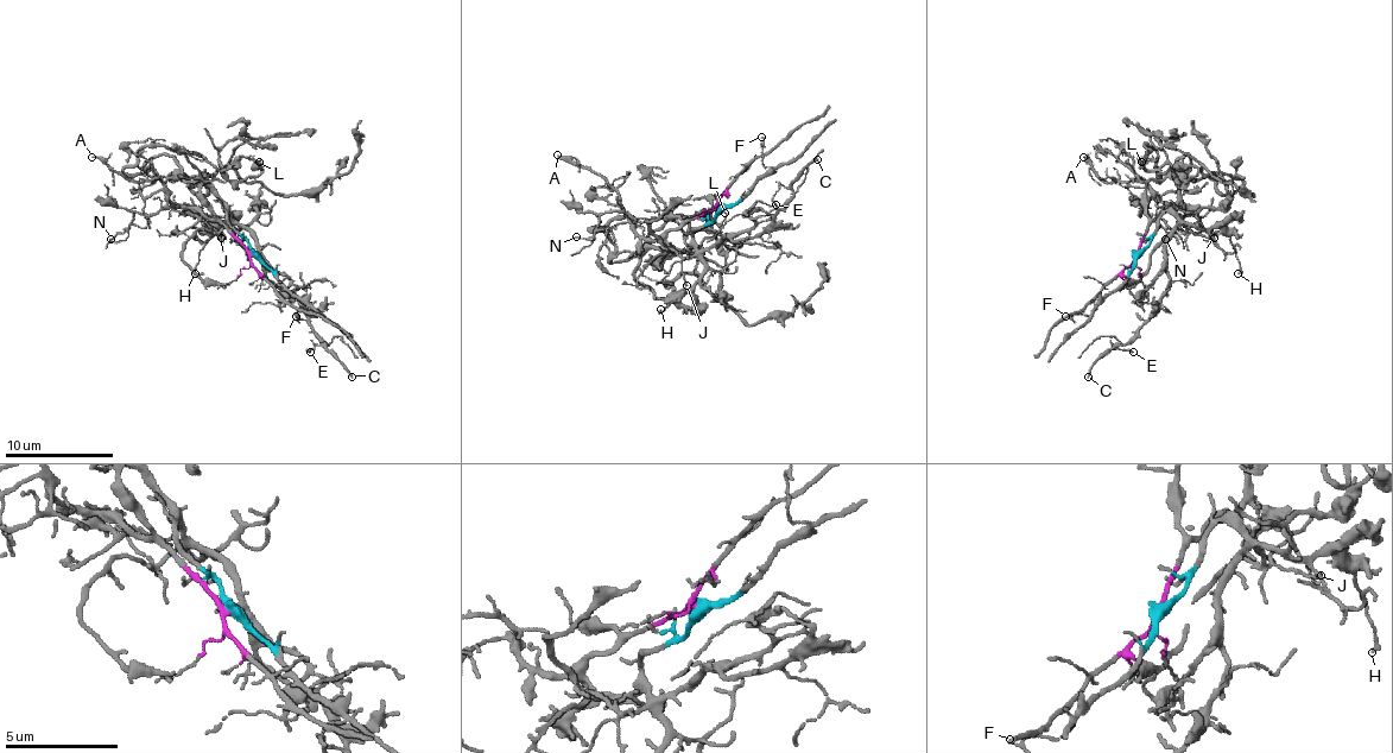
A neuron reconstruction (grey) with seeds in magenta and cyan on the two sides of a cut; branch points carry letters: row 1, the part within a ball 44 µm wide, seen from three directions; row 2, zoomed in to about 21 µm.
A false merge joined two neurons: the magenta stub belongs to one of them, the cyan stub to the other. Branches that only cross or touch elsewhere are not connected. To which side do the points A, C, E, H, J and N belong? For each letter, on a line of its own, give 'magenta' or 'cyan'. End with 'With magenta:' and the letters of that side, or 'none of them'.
A: magenta
C: cyan
E: cyan
H: cyan
J: cyan
N: magenta
With magenta: A, N

